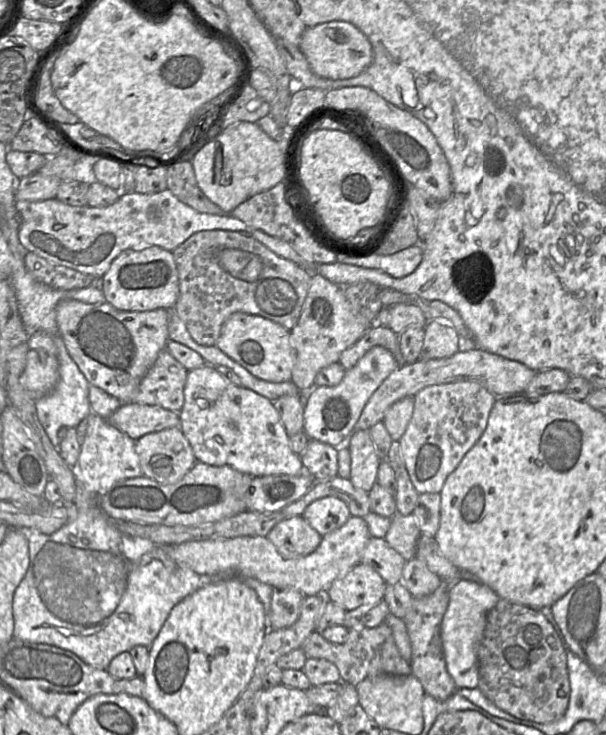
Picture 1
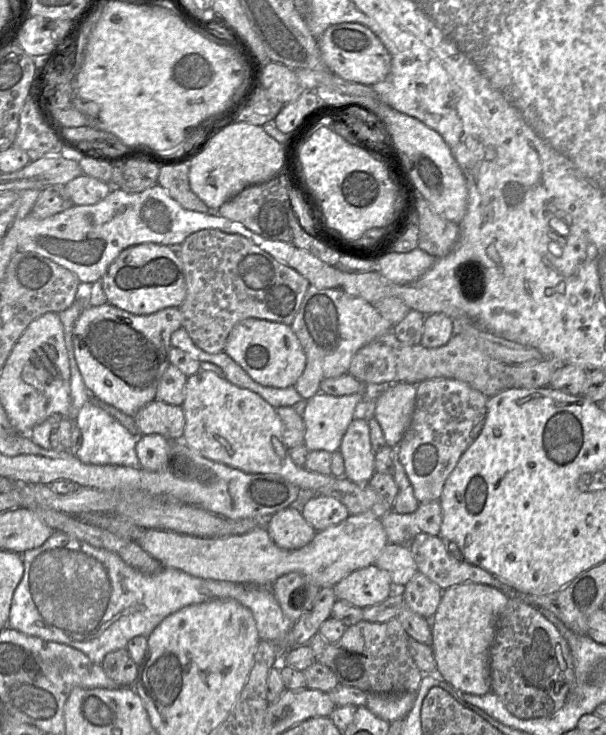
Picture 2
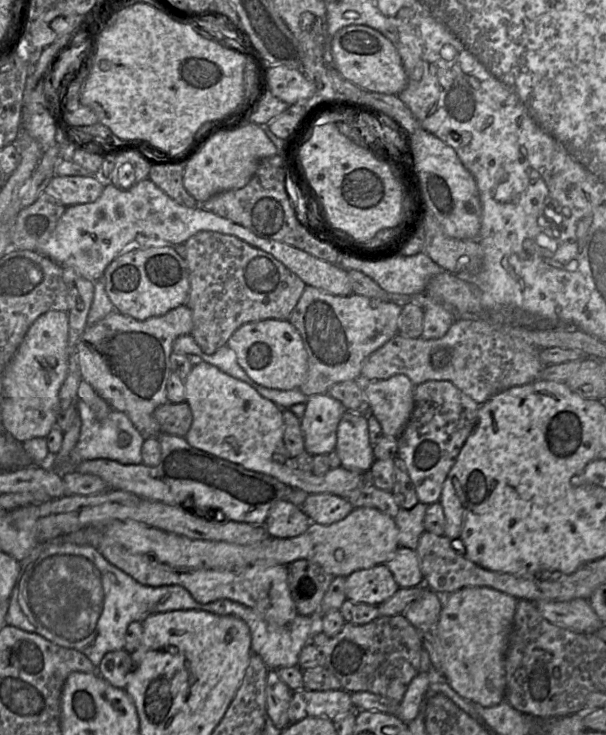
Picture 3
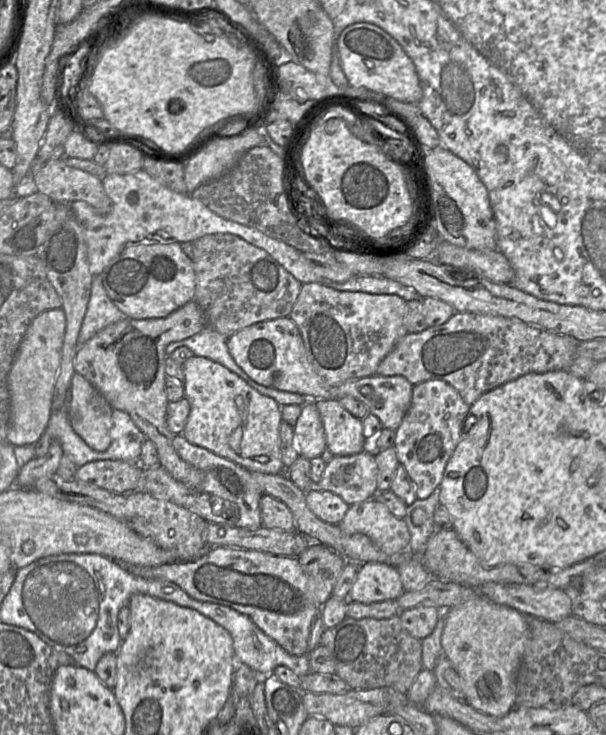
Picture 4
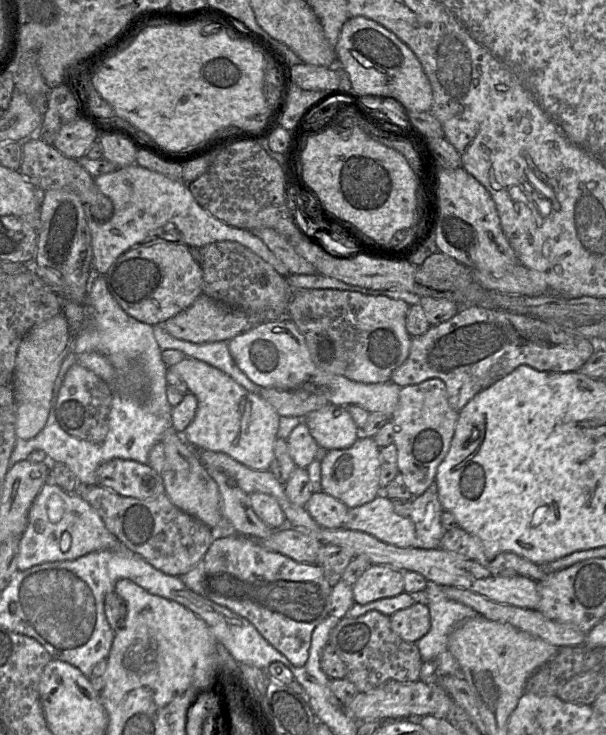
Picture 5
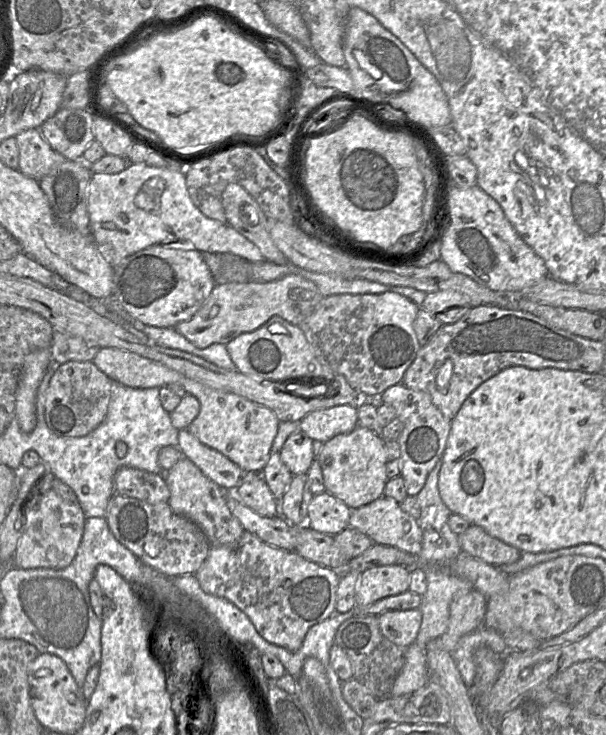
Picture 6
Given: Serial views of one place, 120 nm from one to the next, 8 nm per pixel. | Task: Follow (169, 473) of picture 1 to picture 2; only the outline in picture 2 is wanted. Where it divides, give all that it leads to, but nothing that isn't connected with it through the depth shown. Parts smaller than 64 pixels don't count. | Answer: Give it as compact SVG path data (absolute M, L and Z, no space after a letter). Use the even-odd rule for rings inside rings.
M158 434L142 435L136 444L136 453L141 468L159 471L169 454L170 440Z

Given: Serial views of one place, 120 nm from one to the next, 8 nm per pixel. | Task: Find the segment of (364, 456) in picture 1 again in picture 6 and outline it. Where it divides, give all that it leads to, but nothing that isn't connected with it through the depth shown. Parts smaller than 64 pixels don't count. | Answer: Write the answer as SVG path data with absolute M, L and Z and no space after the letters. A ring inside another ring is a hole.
M354 404L316 410L300 421L300 430L312 440L323 443L339 434L350 433L357 426L358 408Z

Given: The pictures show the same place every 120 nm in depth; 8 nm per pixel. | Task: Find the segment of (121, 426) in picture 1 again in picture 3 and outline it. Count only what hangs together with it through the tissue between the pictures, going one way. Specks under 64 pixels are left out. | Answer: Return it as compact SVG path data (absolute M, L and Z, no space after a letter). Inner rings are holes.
M167 402L156 408L154 418L161 433L185 437L192 423L191 409L186 403Z

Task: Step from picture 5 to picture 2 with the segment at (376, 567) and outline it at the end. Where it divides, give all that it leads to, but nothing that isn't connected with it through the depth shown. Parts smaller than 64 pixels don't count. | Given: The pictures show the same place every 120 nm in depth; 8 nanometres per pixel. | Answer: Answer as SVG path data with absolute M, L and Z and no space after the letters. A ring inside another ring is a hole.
M376 564L350 573L333 586L337 600L363 609L382 603L394 589L389 572Z

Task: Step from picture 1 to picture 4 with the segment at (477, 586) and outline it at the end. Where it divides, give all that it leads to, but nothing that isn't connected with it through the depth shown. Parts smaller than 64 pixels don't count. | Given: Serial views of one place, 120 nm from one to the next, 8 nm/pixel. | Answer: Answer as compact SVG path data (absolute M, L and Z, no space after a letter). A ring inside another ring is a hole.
M478 595L452 607L442 635L444 653L458 672L465 701L491 716L504 716L516 707L516 681L530 638L527 615Z

